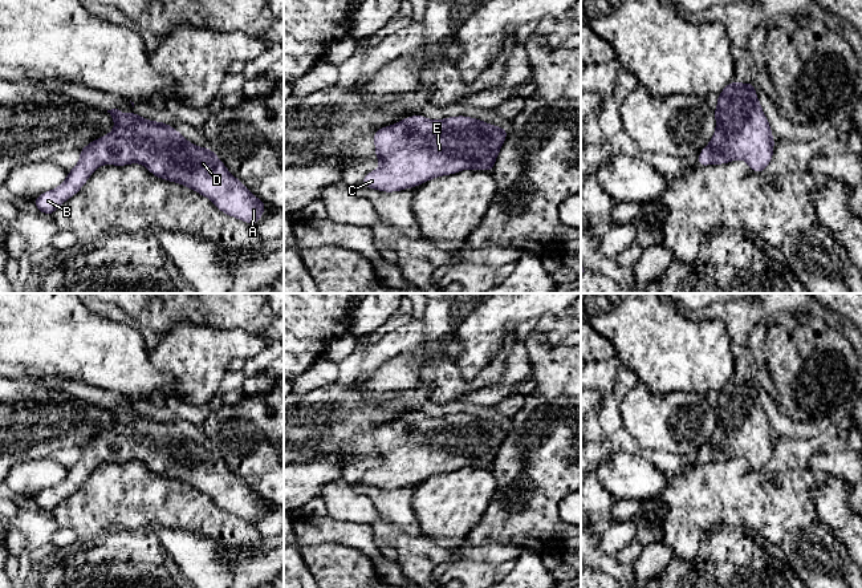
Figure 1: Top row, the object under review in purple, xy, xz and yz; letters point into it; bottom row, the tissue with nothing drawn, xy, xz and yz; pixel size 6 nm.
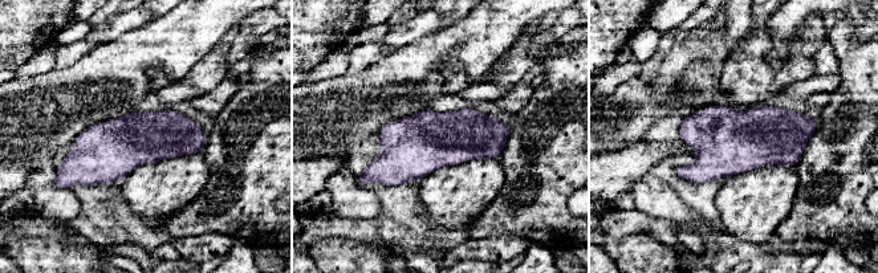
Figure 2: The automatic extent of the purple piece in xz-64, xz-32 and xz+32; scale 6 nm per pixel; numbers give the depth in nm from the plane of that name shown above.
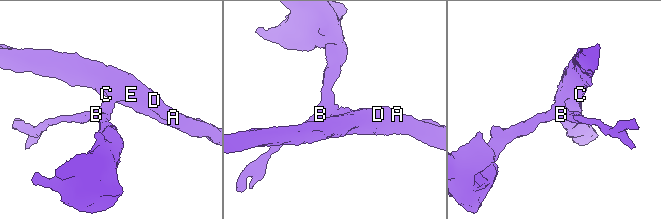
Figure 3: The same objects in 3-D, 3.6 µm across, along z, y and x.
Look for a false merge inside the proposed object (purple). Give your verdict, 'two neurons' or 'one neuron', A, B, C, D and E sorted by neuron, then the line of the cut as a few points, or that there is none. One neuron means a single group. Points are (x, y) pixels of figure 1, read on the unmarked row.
one neuron; A B C D E; no cut

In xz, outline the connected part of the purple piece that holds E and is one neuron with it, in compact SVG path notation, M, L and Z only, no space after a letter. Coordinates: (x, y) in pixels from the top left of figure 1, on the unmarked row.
M467 413L403 415L374 429L379 466L366 470L362 483L382 490L414 486L463 467L493 469L508 434L507 425Z

